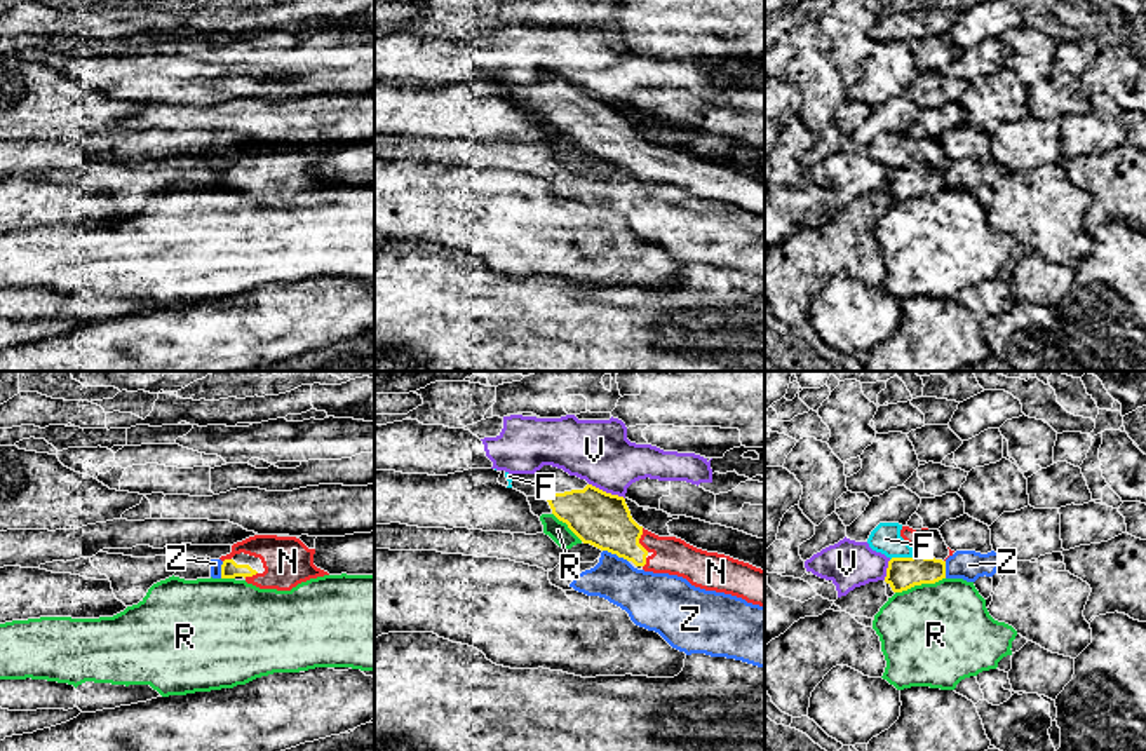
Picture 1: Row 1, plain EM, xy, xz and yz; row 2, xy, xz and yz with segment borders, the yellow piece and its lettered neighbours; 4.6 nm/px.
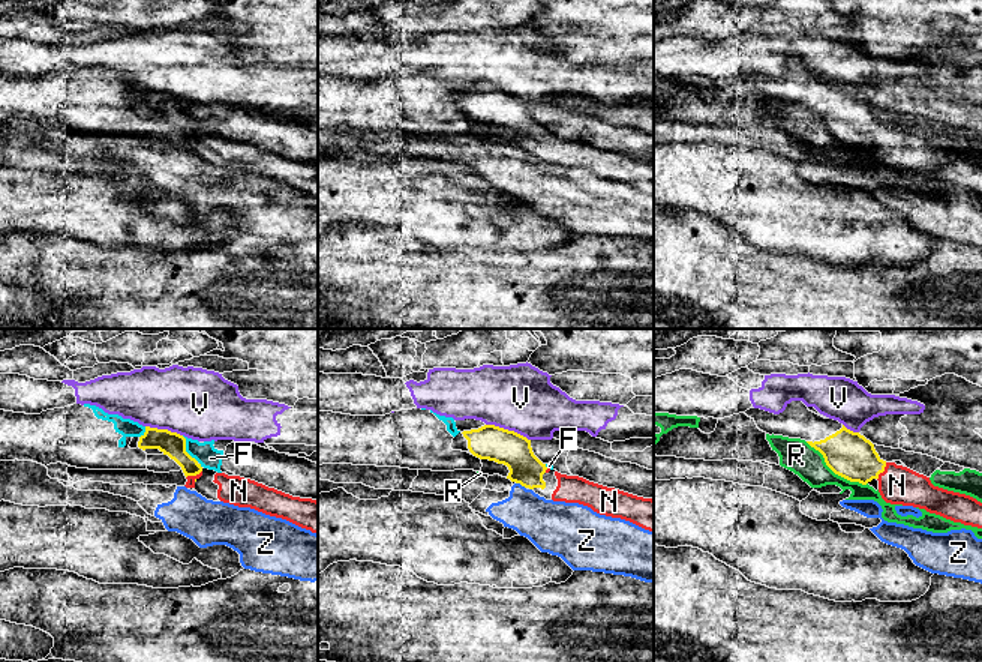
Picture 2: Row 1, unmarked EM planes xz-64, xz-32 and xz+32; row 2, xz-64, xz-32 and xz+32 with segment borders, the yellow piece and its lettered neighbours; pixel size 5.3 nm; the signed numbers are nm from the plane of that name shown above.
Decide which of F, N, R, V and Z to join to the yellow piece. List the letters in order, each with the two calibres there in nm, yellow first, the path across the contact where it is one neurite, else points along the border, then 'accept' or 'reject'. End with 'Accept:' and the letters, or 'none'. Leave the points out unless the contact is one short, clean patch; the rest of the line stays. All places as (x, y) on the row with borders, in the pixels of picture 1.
F: 150/140 nm | along yz (913, 554), (890, 560) | reject
N: 260/170 nm | across xz (598, 518), (626, 539), (638, 541), (653, 542), (674, 556) | accept
R: 150/480 nm | along yz (944, 577), (896, 593) | reject
V: 260/280 nm | along xz (589, 483), (624, 499) | reject
Z: 260/240 nm | along xz (603, 549), (627, 561) | reject
Accept: N

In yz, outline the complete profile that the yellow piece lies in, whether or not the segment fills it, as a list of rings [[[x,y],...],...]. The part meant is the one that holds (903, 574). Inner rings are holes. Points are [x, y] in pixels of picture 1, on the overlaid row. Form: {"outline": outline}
{"outline": [[[925,556],[892,558],[885,582],[893,592],[907,591],[921,584],[935,584],[946,578],[946,561]]]}

